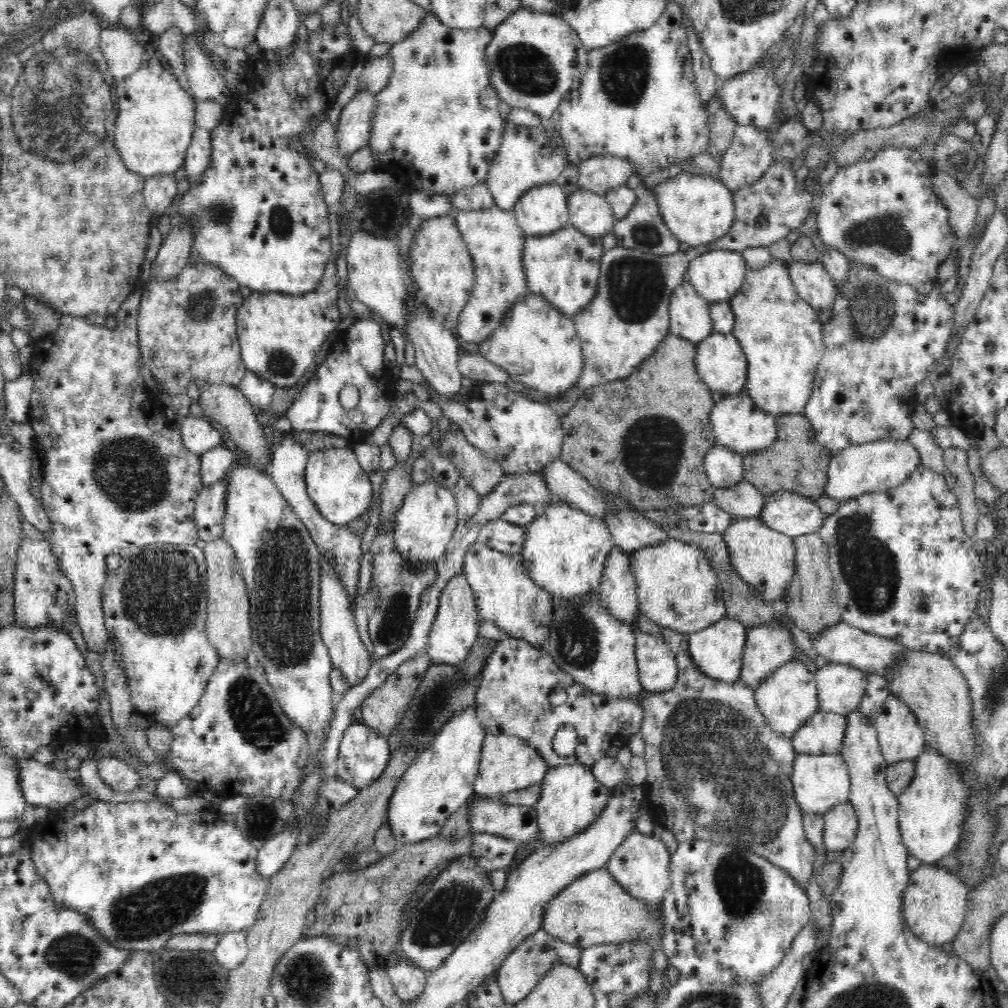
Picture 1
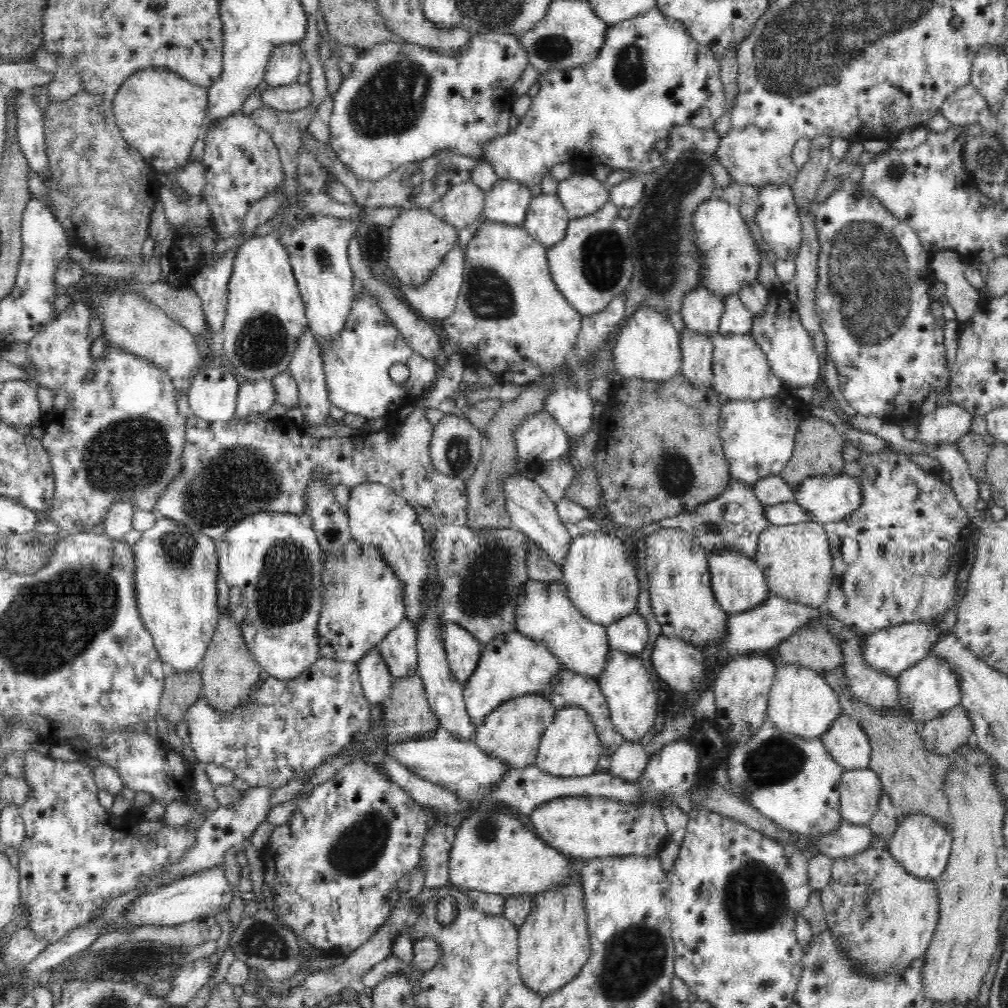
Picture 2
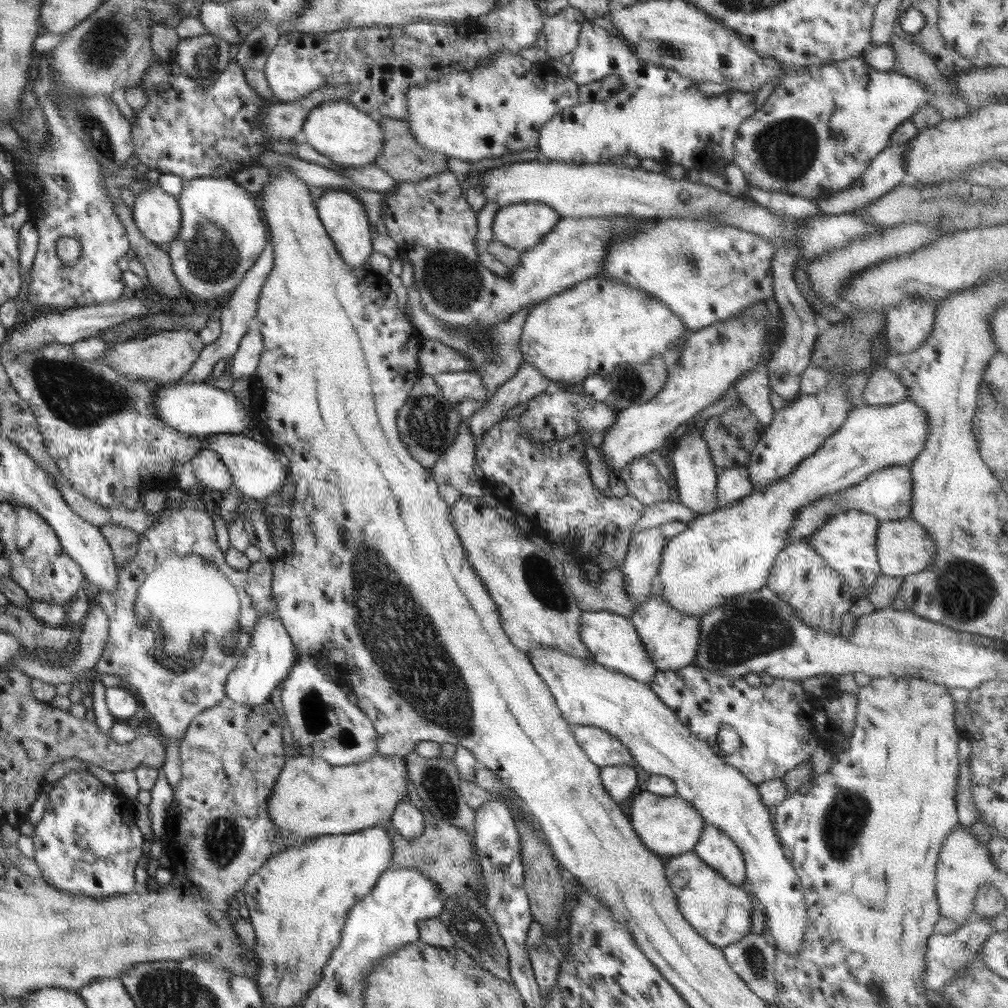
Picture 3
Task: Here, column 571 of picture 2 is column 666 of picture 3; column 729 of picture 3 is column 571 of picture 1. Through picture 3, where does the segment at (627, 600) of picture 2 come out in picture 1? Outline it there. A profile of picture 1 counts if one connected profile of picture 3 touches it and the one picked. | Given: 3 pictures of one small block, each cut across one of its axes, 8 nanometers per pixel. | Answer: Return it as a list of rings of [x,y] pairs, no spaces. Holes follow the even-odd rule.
[[[552,502],[536,515],[532,522],[525,526],[526,538],[524,538],[522,550],[519,552],[524,571],[536,585],[548,591],[552,597],[553,607],[560,606],[562,608],[562,606],[576,604],[576,598],[578,598],[578,604],[580,604],[580,596],[590,596],[590,600],[593,602],[593,594],[598,592],[600,580],[602,580],[604,575],[606,558],[608,558],[608,554],[615,546],[604,520],[598,516],[586,514],[583,510],[576,507]]]

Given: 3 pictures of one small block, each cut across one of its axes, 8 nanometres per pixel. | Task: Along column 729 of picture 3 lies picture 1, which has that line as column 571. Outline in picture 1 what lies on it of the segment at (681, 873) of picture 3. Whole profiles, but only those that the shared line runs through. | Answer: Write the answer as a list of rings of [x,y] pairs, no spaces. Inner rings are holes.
[[[600,868],[580,875],[550,900],[541,928],[554,938],[585,949],[604,943],[660,939],[663,936],[663,921],[662,910],[650,913],[646,902],[628,894],[606,868]]]

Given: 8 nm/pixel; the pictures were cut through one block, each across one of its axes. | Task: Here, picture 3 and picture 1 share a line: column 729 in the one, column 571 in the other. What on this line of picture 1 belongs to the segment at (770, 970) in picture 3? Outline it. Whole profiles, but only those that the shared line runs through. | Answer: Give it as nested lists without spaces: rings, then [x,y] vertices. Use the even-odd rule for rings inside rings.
[[[540,928],[534,934],[527,936],[510,954],[503,960],[500,968],[496,971],[500,991],[504,995],[504,1001],[508,1006],[514,1006],[525,996],[528,996],[538,984],[541,976],[544,976],[556,963],[572,965],[578,968],[581,957],[581,949],[562,941],[560,938],[550,936]]]

